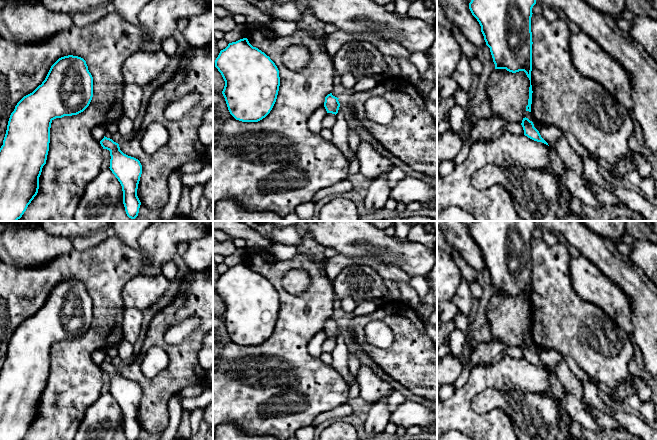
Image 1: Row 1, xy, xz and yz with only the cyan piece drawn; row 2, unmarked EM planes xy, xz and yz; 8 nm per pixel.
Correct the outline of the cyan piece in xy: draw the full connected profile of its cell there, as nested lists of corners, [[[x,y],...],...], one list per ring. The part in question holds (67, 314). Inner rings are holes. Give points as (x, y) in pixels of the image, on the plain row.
[[[78,280],[59,282],[50,292],[45,304],[32,317],[24,320],[11,337],[3,369],[0,372],[0,440],[22,440],[39,413],[39,401],[46,388],[50,367],[51,347],[56,342],[83,336],[93,321],[93,301],[86,285]]]

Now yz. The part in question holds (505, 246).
[[[473,221],[469,227],[469,233],[479,246],[486,269],[490,272],[495,293],[506,293],[512,297],[524,295],[529,302],[529,323],[526,330],[526,335],[529,336],[533,317],[531,241],[536,223],[537,221]]]

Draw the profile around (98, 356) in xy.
[[[97,350],[93,352],[92,358],[96,365],[100,366],[105,360],[105,352],[104,350]]]

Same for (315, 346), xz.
[[[324,330],[318,332],[310,341],[308,345],[308,351],[309,353],[314,356],[319,358],[320,355],[322,354],[322,345],[327,338],[327,335]]]

